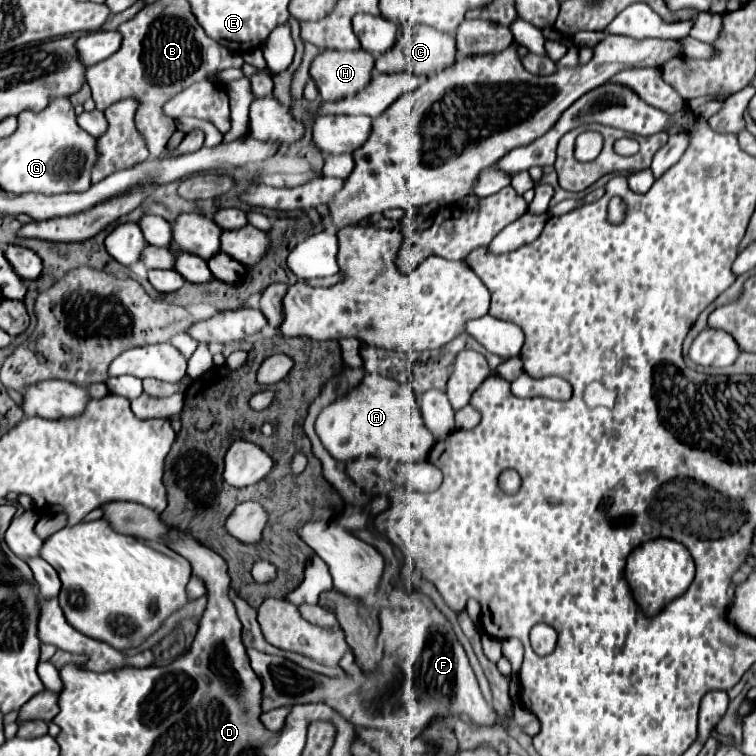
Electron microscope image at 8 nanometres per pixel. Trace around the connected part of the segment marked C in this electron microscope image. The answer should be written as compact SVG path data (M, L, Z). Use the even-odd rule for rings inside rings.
M410 25L402 27L400 39L392 51L380 55L376 59L378 73L394 73L394 71L408 71L418 77L432 77L456 63L456 37L448 33L440 33L426 25Z

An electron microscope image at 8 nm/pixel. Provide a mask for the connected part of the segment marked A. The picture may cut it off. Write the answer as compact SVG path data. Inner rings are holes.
M366 375L356 389L328 405L316 419L316 433L328 453L342 463L360 457L408 463L428 457L434 445L434 437L422 421L412 387L380 375Z

